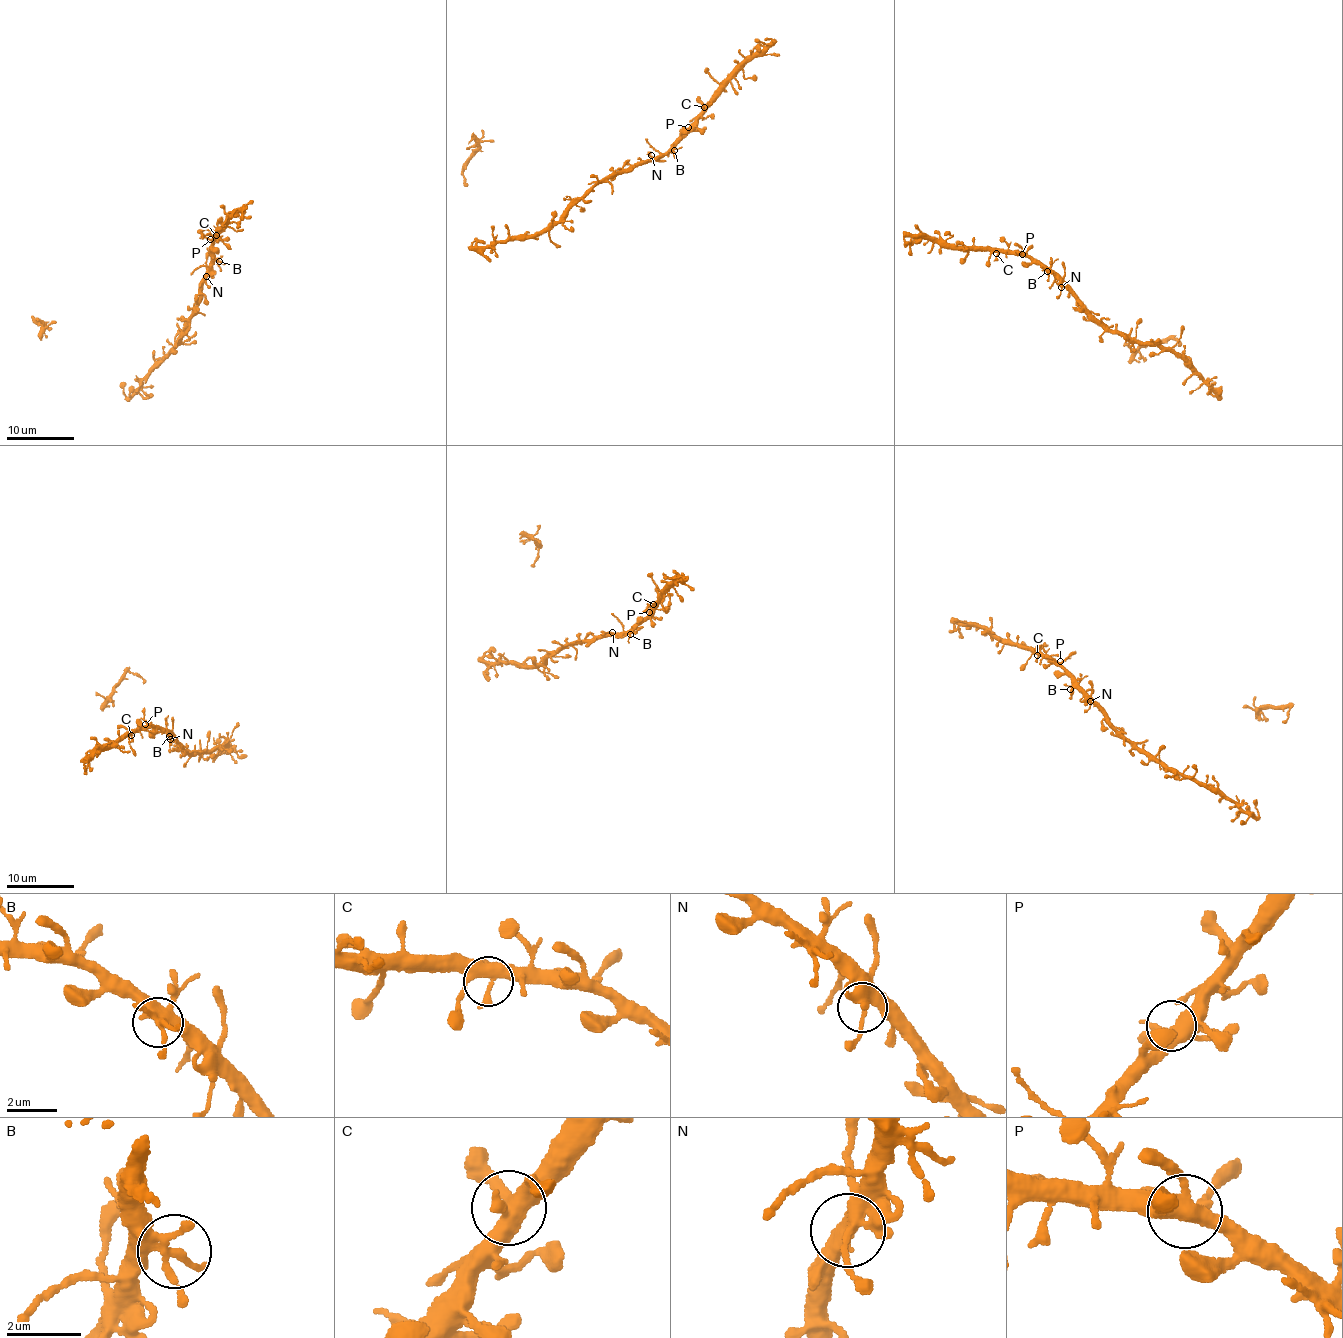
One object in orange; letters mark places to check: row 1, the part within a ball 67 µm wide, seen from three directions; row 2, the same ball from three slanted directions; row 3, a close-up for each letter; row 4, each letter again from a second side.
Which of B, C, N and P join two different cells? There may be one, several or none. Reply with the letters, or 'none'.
none

